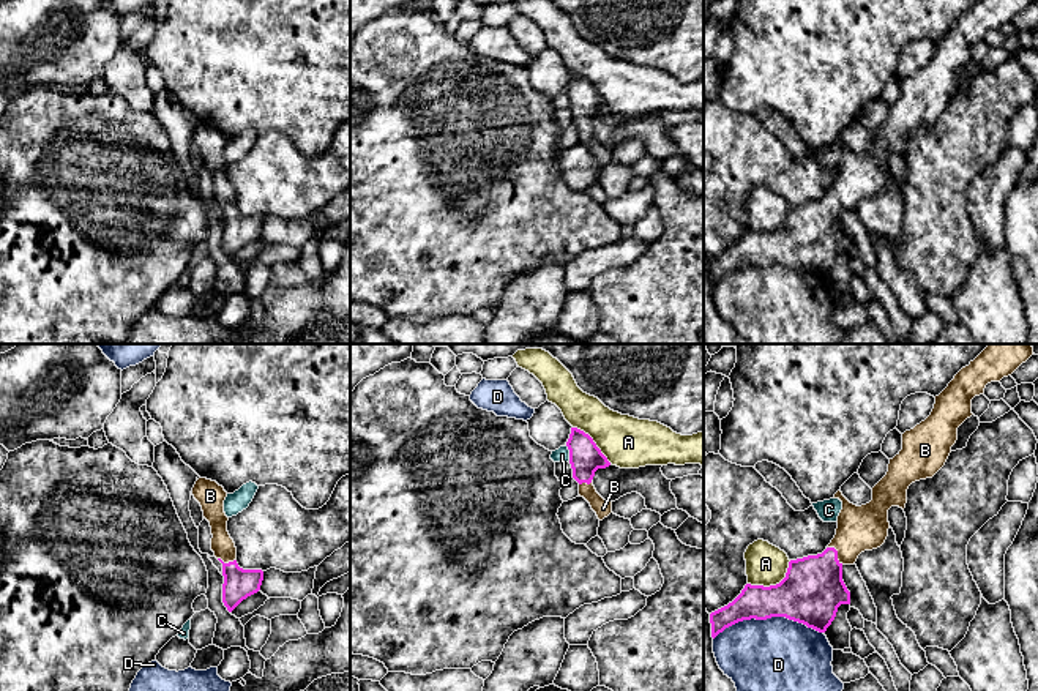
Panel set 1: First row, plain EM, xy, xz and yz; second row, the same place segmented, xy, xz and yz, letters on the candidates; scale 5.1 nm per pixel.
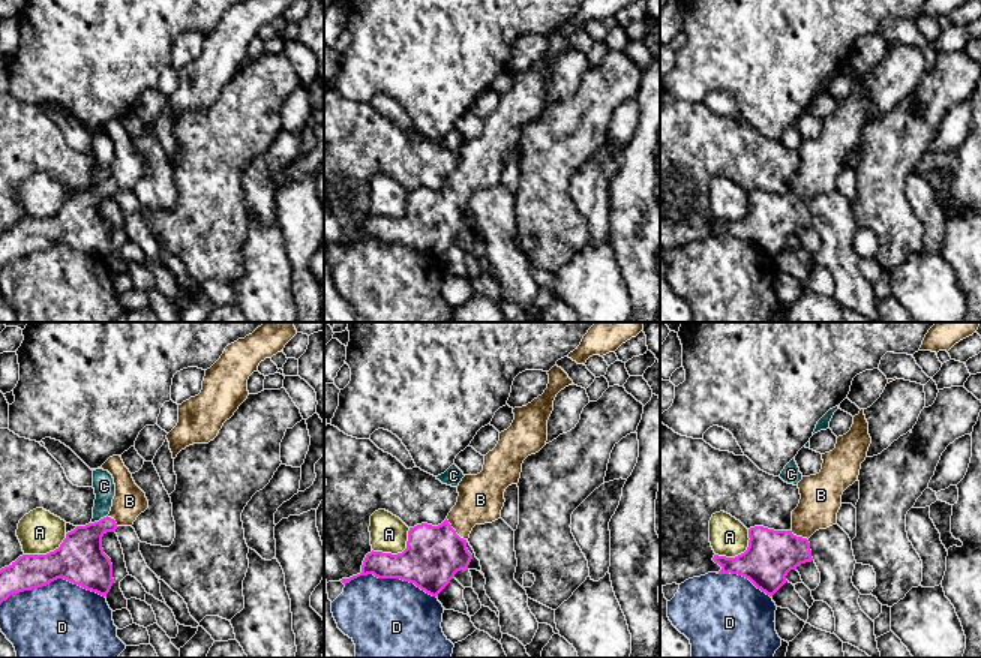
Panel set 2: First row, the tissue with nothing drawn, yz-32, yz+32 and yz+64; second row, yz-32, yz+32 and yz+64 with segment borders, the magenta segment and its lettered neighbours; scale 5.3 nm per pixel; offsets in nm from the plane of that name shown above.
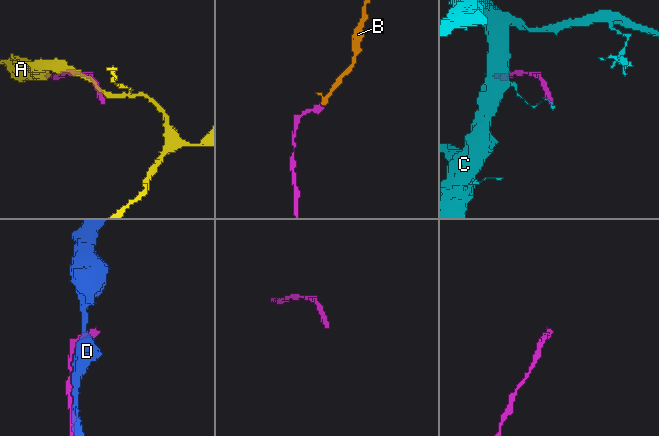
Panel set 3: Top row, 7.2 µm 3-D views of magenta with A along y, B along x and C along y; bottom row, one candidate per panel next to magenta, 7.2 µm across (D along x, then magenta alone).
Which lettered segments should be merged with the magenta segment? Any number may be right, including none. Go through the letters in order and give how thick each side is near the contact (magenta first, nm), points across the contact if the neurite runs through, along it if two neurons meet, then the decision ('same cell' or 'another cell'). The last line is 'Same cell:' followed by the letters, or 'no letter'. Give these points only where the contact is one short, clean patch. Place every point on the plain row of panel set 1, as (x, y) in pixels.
A: 320/200 nm | another cell
B: 320/220 nm | across yz (811, 239), (836, 199), (865, 174) | same cell
C: 170/80 nm | along xz (565, 92), (570, 106) | another cell
D: 320/480 nm | another cell
Same cell: B

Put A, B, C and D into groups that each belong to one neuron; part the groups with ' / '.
A / B / C / D

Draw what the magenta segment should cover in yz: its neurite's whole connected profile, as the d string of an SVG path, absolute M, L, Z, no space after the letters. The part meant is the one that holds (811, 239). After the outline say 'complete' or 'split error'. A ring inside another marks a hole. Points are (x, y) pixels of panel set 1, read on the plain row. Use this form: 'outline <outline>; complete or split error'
outline M980 0L935 43L931 62L902 80L902 96L890 106L887 121L872 134L872 147L857 153L841 137L836 181L817 202L790 207L786 224L770 233L746 230L727 252L710 260L711 284L743 267L786 263L825 279L841 251L850 251L842 213L888 183L888 156L905 155L912 129L932 125L958 87L958 74L970 65L972 46L991 28L1011 22L1033 0Z; split error

